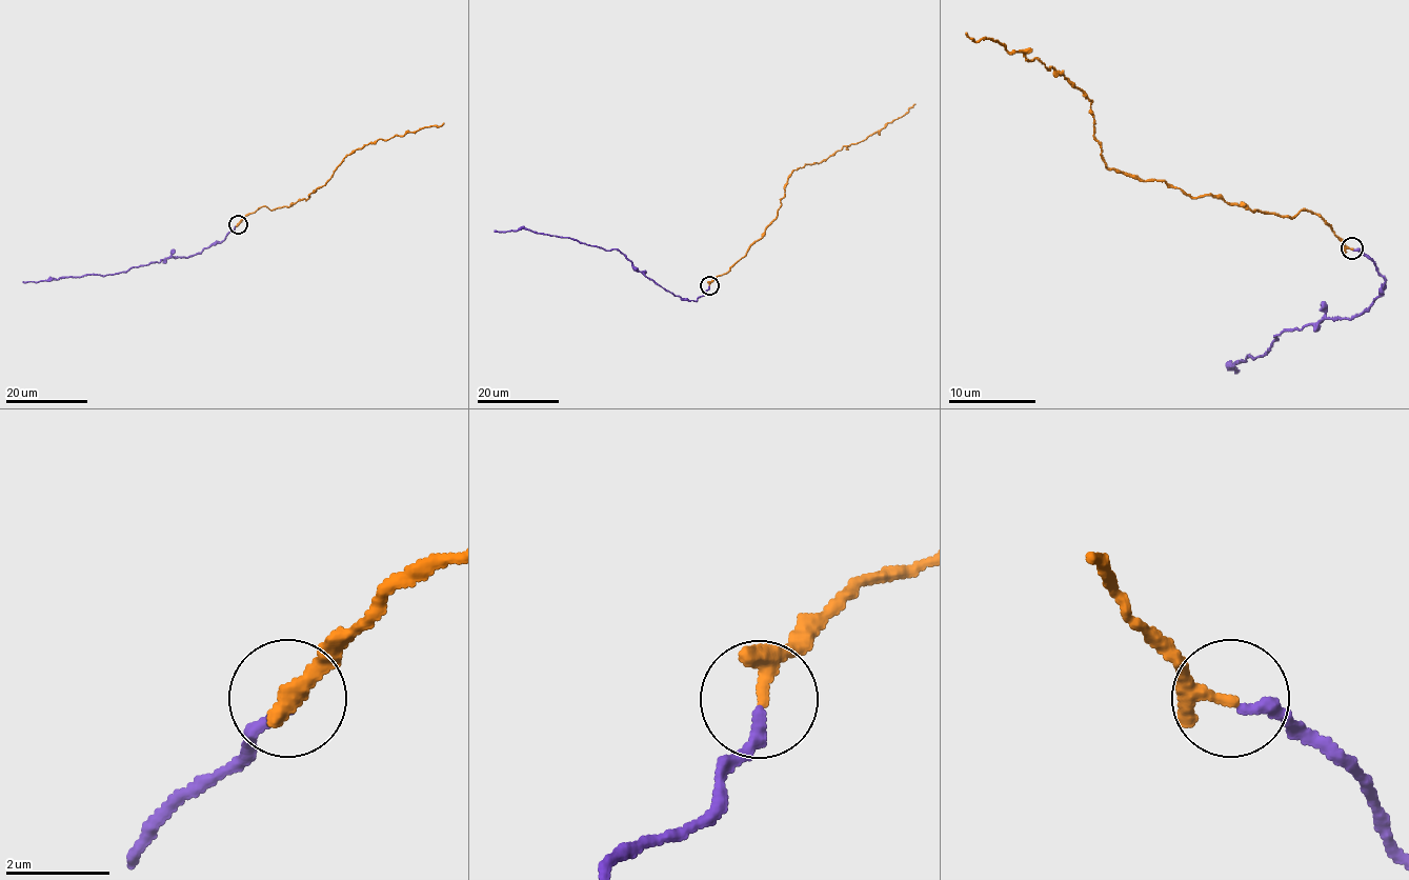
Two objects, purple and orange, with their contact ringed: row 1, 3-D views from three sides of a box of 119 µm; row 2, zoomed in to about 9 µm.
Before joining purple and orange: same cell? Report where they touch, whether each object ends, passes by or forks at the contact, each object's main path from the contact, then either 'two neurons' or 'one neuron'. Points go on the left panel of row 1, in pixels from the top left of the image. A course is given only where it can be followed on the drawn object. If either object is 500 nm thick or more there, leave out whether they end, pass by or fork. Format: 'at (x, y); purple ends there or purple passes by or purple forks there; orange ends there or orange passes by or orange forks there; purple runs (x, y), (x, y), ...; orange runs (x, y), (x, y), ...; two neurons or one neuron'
at (238, 224); purple ends there; orange passes by; purple runs (237, 224), (224, 239), (187, 257), (167, 257), (113, 274), (22, 281); orange runs (237, 224), (263, 206), (275, 210), (306, 200), (343, 159), (369, 143), (443, 122); one neuron

